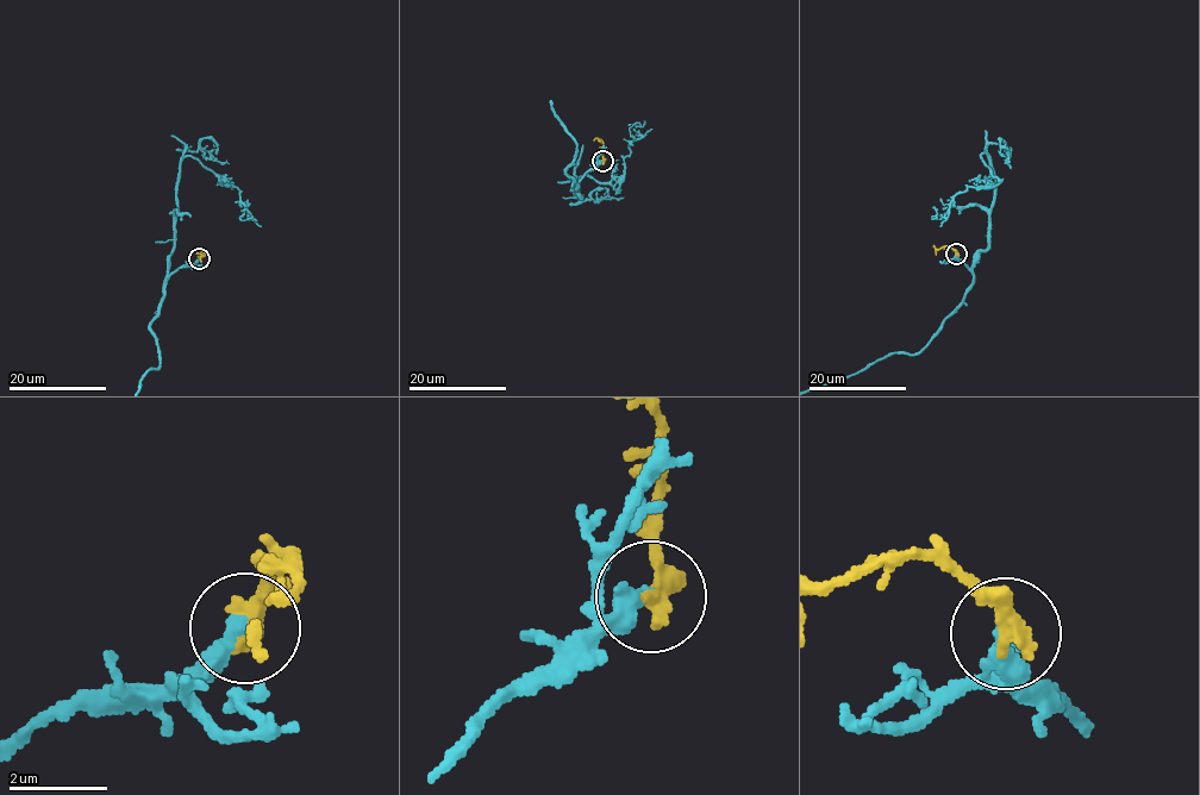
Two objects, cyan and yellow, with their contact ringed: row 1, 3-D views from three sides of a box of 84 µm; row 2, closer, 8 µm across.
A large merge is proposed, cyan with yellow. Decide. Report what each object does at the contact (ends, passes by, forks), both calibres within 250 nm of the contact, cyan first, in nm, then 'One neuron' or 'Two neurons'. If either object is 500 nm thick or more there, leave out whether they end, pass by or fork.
At the ring cyan ends. At the ring yellow ends. Thickness 360 nm (cyan) against 440 nm. One neuron

